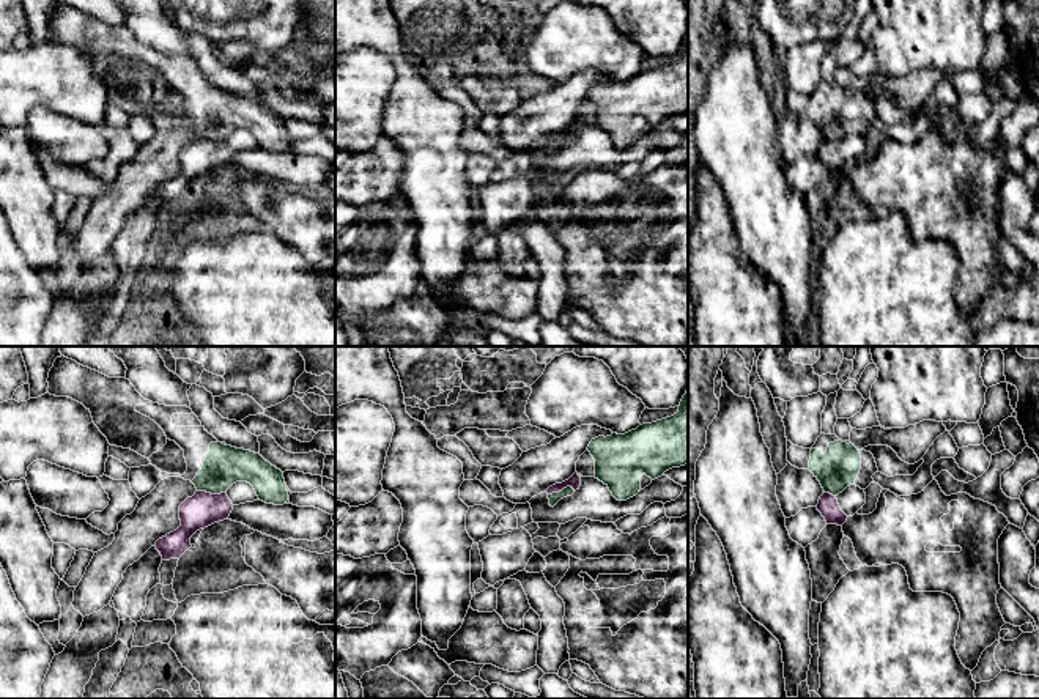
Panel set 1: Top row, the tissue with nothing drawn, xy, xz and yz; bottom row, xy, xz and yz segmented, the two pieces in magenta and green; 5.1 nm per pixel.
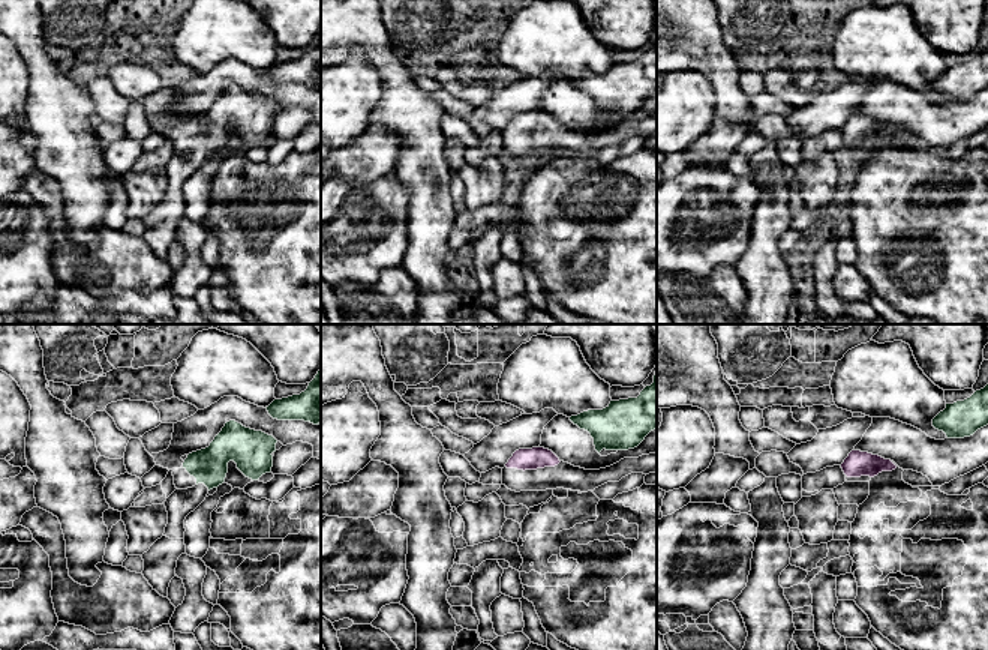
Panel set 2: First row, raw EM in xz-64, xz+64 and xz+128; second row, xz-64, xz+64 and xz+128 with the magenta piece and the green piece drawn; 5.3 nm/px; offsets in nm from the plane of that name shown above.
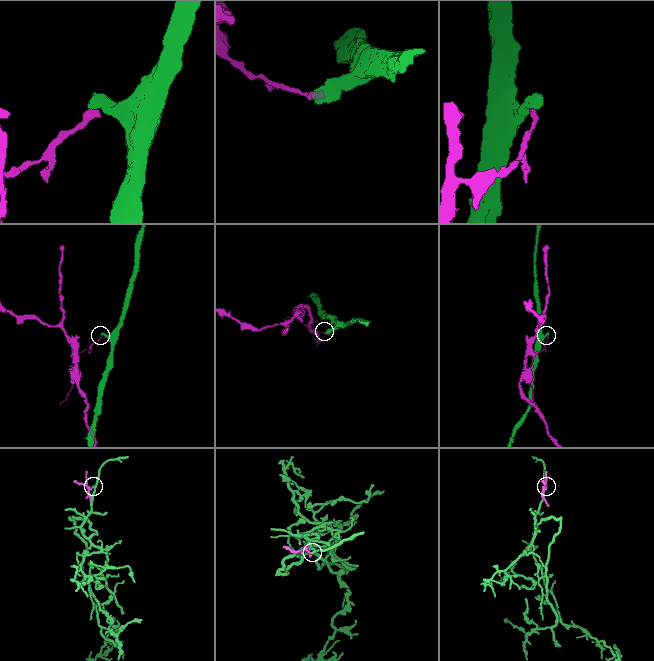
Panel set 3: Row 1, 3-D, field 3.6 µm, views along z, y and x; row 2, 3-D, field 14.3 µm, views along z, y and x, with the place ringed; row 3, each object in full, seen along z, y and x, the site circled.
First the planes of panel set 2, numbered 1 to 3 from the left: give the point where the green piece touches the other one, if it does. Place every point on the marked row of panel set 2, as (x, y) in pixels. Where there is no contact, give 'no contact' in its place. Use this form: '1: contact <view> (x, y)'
1: no contact
2: no contact
3: no contact

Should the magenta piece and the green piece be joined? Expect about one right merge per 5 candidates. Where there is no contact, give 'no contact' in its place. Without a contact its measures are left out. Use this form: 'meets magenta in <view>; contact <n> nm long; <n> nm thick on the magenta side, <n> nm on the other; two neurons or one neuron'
meets magenta in xy; contact 140 nm long; 180 nm thick on the magenta side, 200 nm on the other; two neurons

